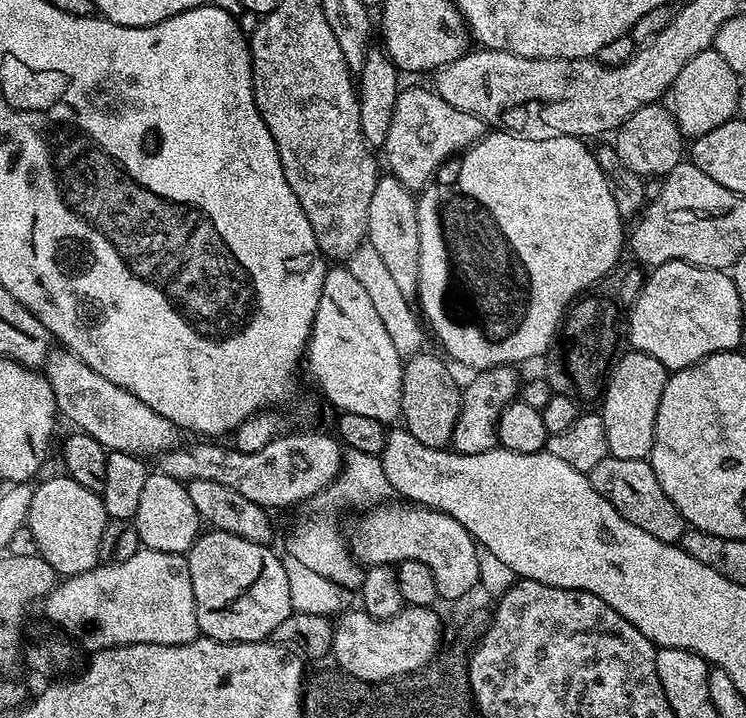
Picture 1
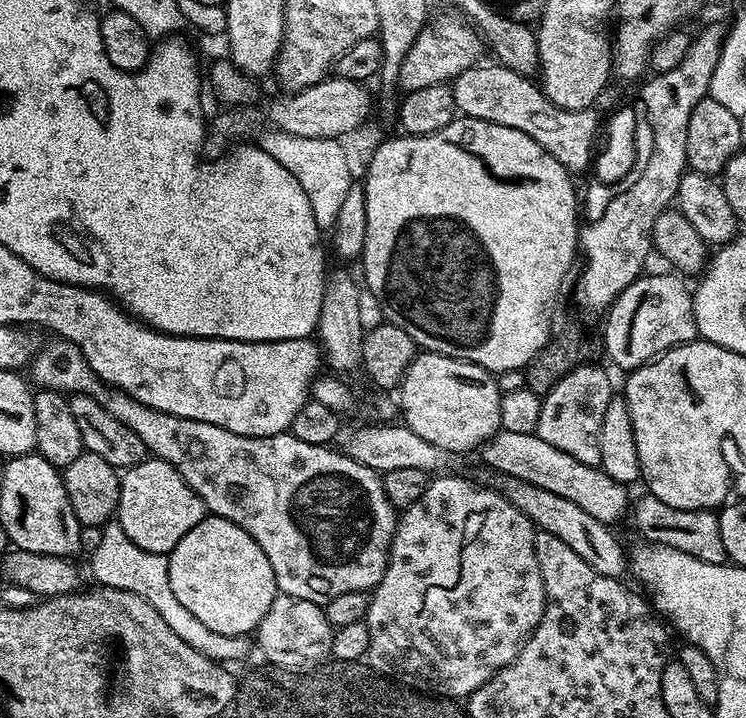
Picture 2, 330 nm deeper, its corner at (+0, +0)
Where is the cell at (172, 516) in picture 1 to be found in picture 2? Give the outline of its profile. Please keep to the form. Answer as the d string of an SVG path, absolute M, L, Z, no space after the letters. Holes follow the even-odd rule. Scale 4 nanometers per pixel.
M145 458L133 468L123 469L120 477L120 497L115 523L126 530L126 538L147 552L167 554L202 522L206 515L204 500L174 470L172 464L159 458Z

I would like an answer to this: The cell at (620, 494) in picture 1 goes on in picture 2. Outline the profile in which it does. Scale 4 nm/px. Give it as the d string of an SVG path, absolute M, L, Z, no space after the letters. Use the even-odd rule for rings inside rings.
M511 430L496 432L479 449L478 455L493 468L493 473L513 476L542 490L550 490L550 494L570 498L570 502L582 506L586 514L593 515L603 524L615 525L615 520L622 519L629 511L629 489L625 485L614 482L614 478L610 478L610 474L606 474L599 466L578 462L578 458L570 458L566 450L558 450L558 446L542 442L542 438L535 432L530 434L518 434Z

